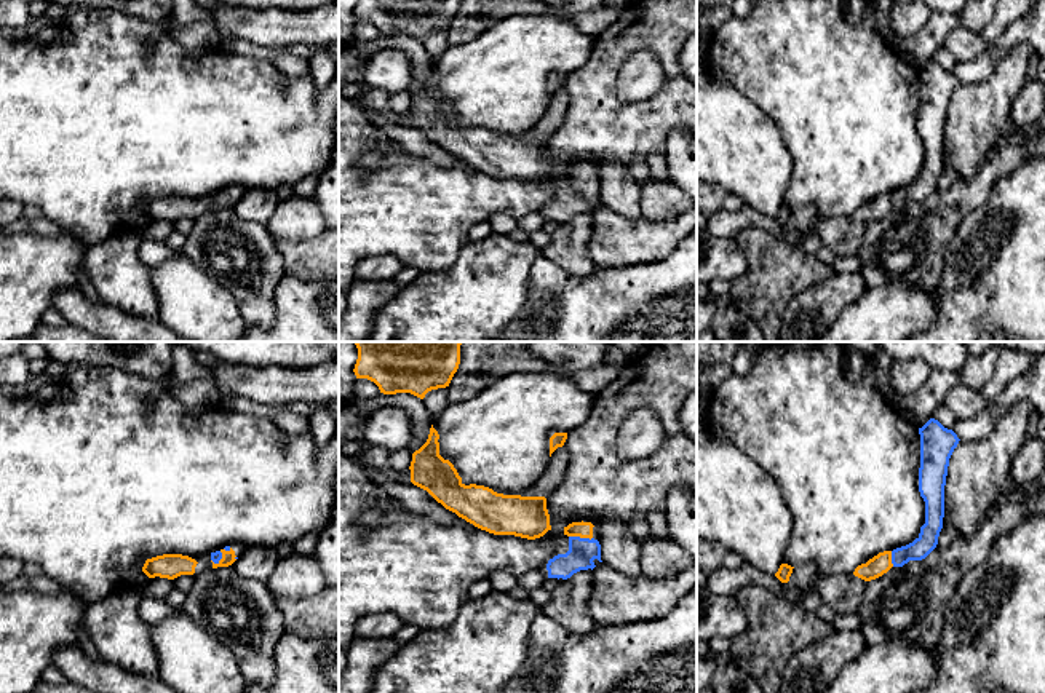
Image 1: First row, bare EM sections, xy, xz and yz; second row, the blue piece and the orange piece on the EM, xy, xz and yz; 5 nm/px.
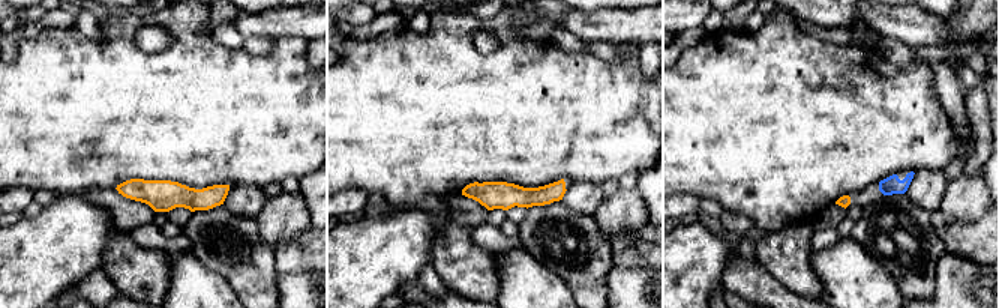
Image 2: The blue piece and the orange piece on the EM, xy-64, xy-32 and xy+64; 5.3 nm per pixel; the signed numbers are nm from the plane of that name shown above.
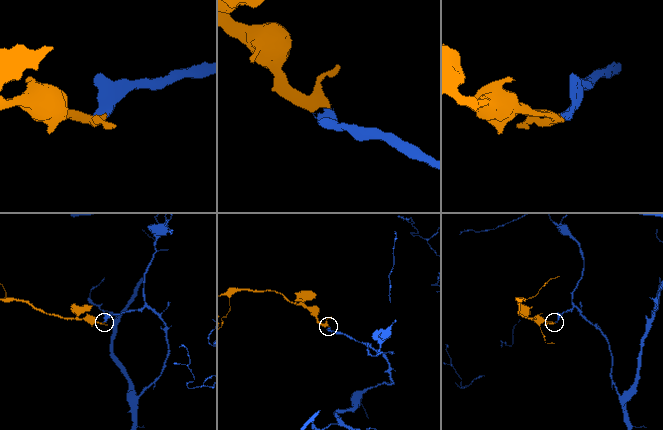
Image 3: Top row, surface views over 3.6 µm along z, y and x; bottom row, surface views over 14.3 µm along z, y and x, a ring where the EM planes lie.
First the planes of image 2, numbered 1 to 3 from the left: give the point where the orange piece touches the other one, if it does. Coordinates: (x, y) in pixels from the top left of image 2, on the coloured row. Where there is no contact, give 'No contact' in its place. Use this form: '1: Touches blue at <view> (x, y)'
1: No contact
2: No contact
3: No contact

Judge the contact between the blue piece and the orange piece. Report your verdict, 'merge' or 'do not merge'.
merge

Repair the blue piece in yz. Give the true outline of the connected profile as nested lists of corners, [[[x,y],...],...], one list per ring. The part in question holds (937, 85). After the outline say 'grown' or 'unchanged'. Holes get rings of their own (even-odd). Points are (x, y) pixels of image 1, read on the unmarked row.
[[[930,61],[919,70],[919,77],[919,134],[925,144],[925,166],[920,169],[920,176],[912,185],[893,193],[879,195],[866,206],[858,208],[853,217],[864,224],[876,222],[892,209],[903,209],[909,203],[922,203],[938,187],[944,160],[944,128],[949,101],[960,81],[952,72],[944,70],[935,61]]]; grown

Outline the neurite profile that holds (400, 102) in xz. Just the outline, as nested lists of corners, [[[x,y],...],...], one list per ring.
[[[404,89],[401,93],[395,93],[388,96],[388,109],[398,117],[409,112],[412,104],[412,93],[411,89]]]

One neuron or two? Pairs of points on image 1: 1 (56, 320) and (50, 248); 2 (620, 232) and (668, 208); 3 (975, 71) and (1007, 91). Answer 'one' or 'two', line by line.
1: two
2: two
3: two

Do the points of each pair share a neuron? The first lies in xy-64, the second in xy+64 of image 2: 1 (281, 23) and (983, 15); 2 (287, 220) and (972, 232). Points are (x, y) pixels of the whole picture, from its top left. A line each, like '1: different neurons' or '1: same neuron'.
1: different neurons
2: different neurons

